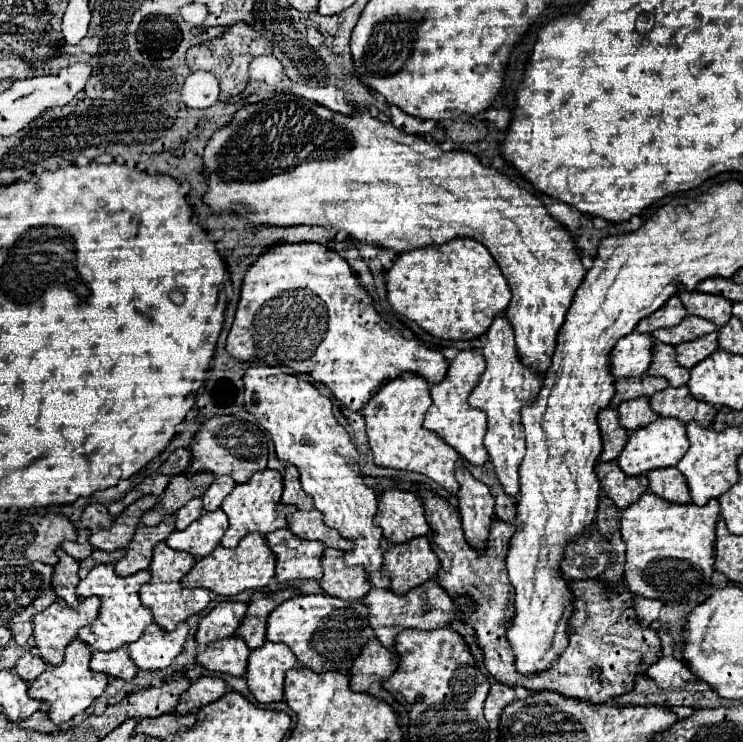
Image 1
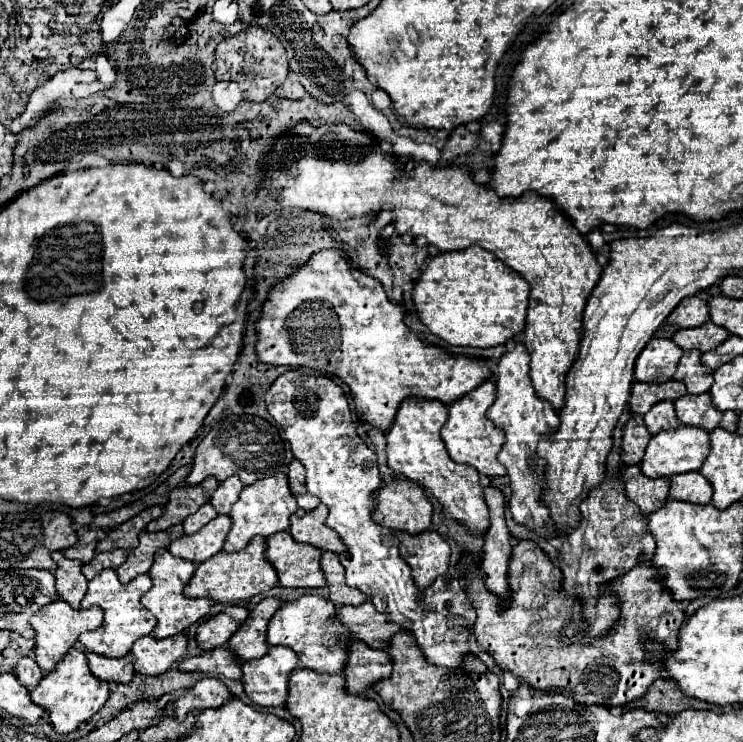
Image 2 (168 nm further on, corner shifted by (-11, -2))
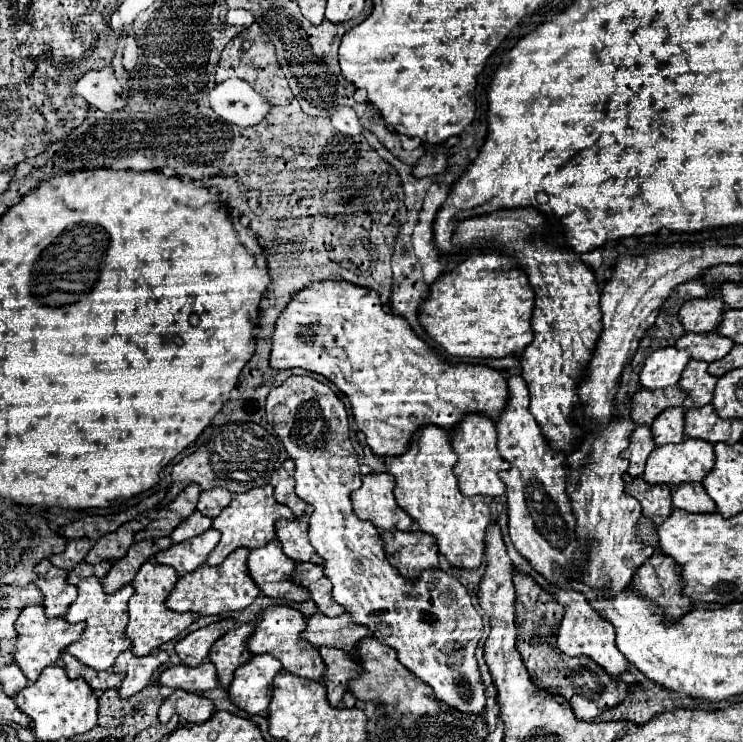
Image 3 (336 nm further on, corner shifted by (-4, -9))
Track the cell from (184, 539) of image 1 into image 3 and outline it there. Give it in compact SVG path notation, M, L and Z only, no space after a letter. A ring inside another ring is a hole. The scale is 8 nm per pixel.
M211 528L195 538L189 538L181 544L173 544L167 550L157 552L155 562L173 566L179 572L179 576L183 576L183 574L187 574L207 562L209 554L213 552L213 548L219 542L219 536L221 536L219 530Z

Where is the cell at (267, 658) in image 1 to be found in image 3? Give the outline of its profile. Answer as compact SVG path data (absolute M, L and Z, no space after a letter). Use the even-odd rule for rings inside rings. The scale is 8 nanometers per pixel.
M257 654L247 664L235 670L229 686L229 698L247 714L267 714L273 678L281 672L281 662L271 654Z

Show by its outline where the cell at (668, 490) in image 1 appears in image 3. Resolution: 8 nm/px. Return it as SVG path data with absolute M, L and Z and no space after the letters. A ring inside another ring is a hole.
M677 484L673 486L673 494L671 494L673 506L681 508L685 512L715 512L715 502L707 496L703 484Z

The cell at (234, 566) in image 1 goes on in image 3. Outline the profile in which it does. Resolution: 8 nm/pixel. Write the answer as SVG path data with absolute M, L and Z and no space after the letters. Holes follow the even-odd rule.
M237 548L227 556L227 560L221 566L203 564L197 570L183 574L175 584L175 588L171 590L171 594L167 596L165 604L175 612L197 612L203 616L247 608L261 594L259 586L247 572L247 556L249 548Z

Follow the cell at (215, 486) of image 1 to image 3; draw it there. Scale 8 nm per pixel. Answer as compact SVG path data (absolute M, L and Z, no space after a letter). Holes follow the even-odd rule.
M213 488L213 490L207 490L207 492L201 492L199 496L199 502L197 502L197 510L203 514L203 516L209 516L209 518L217 518L221 514L221 510L233 500L231 492L225 490L225 488Z

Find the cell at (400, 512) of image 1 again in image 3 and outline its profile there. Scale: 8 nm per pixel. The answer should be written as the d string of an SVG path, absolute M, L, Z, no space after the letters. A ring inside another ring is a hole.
M389 472L363 476L363 486L351 494L353 510L359 518L369 520L381 530L411 530L413 520L393 498L395 478Z

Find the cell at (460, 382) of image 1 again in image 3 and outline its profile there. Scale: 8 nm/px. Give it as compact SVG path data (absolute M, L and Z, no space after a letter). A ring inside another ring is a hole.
M469 412L465 414L465 418L457 422L457 426L449 430L449 438L451 438L451 448L457 454L457 464L453 466L453 472L459 480L459 490L465 496L475 496L475 494L501 496L505 492L505 484L501 482L497 472L507 470L509 462L505 462L497 452L497 446L495 446L497 434L495 434L493 420L481 412Z

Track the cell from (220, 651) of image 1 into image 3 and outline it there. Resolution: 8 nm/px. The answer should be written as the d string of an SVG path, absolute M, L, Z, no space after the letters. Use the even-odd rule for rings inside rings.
M203 662L201 666L195 666L195 668L179 664L179 666L163 670L157 684L181 688L187 692L201 692L201 690L211 690L217 686L217 672L211 662Z

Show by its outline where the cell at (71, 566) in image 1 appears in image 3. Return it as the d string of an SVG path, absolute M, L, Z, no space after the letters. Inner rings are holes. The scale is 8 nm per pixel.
M41 560L35 568L39 574L35 584L45 596L45 614L49 618L63 616L77 598L77 588L67 582L67 570L53 566L49 560Z

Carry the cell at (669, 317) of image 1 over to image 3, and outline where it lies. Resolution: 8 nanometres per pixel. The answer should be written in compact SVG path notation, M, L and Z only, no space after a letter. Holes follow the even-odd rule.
M715 298L689 300L679 310L679 320L687 332L713 332L721 322L725 302Z

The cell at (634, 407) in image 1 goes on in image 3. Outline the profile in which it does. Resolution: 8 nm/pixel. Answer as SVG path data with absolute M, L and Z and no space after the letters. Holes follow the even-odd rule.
M669 408L661 412L653 424L653 440L657 446L661 444L677 444L683 440L683 408Z

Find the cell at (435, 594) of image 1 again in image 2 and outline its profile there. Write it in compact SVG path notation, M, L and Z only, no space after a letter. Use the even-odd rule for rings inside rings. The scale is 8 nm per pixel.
M364 601L358 607L338 607L334 617L350 629L354 639L360 639L372 649L386 649L388 639L400 631L396 623L388 623L386 615L372 607L372 601Z

